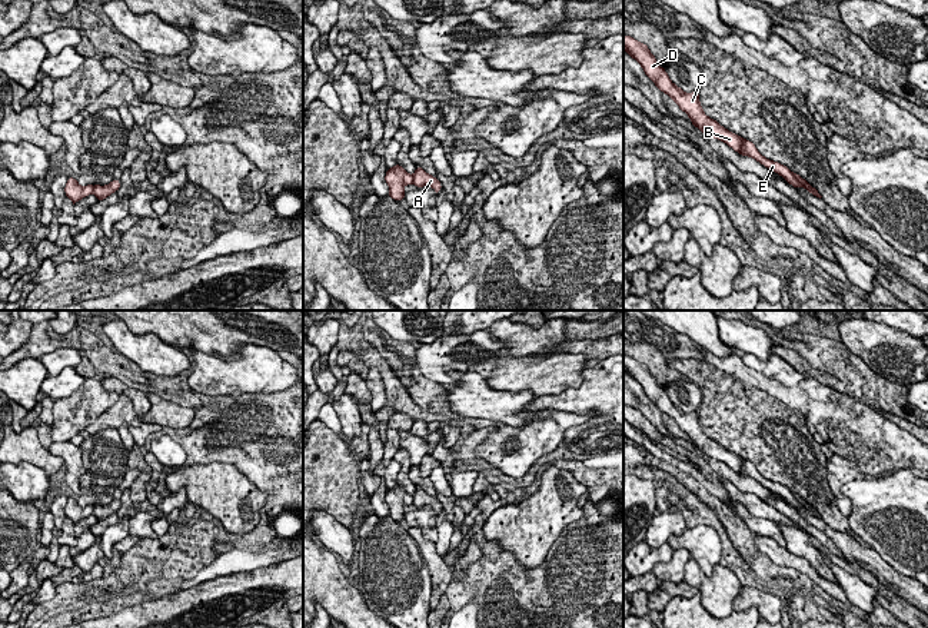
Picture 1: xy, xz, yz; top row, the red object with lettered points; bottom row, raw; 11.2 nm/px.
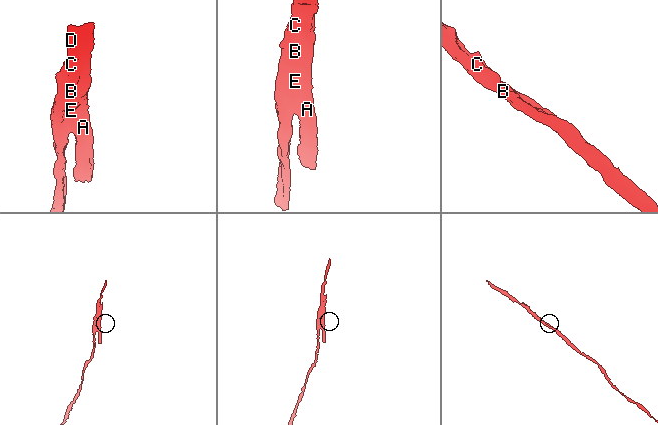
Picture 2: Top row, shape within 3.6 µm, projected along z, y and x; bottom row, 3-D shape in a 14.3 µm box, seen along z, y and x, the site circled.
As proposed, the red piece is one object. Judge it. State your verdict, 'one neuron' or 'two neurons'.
two neurons

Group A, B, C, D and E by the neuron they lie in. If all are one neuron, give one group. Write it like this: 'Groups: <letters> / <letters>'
Groups: A E / B C D

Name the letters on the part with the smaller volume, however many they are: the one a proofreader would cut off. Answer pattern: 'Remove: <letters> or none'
Remove: A, E

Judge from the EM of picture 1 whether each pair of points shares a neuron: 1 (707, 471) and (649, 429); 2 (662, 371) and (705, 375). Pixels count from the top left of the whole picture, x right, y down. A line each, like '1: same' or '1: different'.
1: same
2: different

